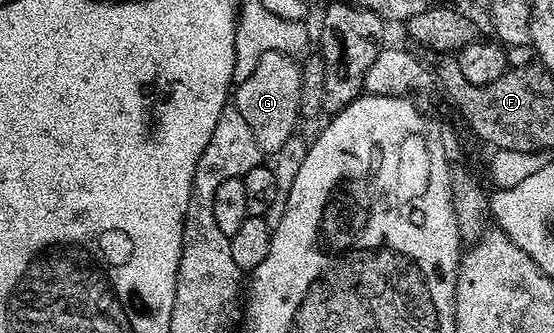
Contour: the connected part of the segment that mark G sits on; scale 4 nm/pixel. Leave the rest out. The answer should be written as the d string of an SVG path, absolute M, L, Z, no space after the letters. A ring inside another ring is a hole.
M267 53L258 59L258 67L250 71L250 79L239 82L234 89L234 108L254 135L261 154L275 155L296 132L300 115L299 89L301 66L286 53Z

